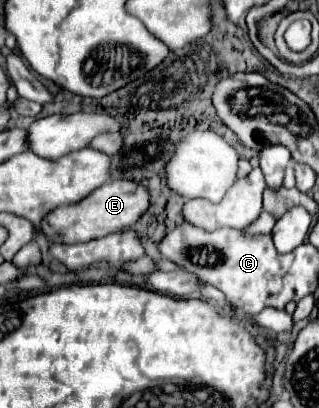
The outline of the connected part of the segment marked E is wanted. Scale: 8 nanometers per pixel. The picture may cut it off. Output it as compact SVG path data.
M112 180L102 188L96 188L92 196L84 198L80 204L70 204L64 208L56 208L56 212L48 214L48 220L42 224L42 232L46 234L48 242L90 242L94 238L104 238L118 230L130 228L136 224L150 206L150 192L144 184L134 180Z

